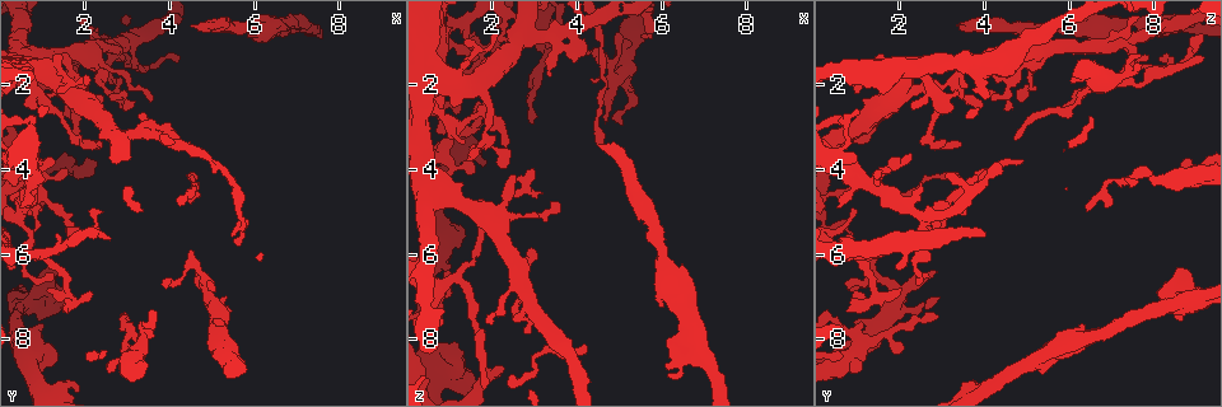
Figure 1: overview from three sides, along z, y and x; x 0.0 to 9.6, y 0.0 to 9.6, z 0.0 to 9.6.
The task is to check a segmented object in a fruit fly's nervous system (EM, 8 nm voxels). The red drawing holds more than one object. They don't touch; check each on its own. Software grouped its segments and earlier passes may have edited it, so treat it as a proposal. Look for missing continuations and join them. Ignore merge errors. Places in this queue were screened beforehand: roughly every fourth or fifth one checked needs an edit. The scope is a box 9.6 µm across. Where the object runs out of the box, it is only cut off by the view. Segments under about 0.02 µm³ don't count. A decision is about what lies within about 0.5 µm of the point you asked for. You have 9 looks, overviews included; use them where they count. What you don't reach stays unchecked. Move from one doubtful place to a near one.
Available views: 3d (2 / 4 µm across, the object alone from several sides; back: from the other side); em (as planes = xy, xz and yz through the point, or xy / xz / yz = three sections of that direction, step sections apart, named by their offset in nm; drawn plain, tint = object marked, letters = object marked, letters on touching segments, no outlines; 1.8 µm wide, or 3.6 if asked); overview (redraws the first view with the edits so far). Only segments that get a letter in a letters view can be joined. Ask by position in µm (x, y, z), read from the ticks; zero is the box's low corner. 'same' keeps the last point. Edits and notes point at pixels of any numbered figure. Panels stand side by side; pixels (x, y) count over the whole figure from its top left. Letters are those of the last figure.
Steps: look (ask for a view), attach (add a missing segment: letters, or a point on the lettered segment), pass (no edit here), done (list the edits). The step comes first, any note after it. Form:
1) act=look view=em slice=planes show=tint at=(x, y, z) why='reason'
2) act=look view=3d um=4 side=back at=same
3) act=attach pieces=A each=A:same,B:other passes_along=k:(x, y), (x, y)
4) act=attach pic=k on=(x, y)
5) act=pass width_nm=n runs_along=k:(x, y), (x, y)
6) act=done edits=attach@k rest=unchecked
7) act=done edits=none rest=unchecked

act=look view=em slice=planes show=tint at=(0.80, 1.30, 7.65) why='free end'

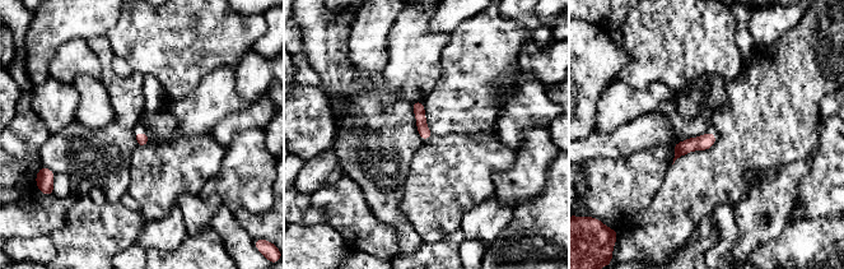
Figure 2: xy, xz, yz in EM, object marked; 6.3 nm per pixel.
act=look view=em slice=planes show=letters at=same why='see the neighbours'

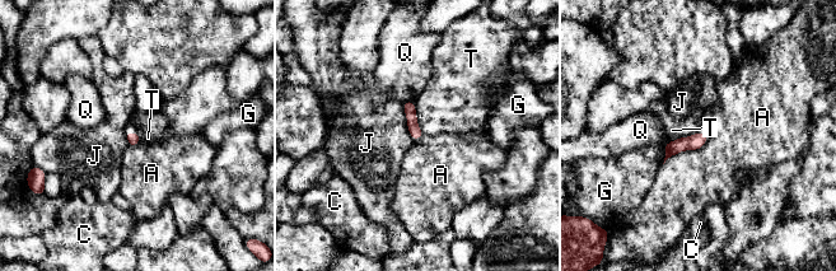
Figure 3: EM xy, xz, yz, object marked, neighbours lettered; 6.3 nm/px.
act=pass longest_contact=A:340nm each=A:other,C:other,G:other,J:other,Q:other,T:other found='none of them fits'

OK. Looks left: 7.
act=look view=3d um=4 at=(1.80, 3.30, 4.85) why='thin end'

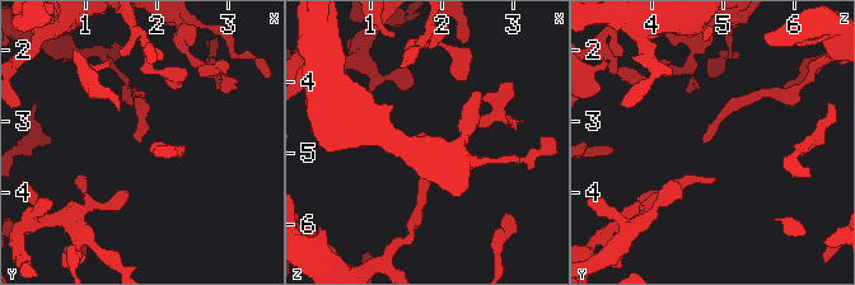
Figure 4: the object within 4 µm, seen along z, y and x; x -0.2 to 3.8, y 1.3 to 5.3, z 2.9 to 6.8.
act=look view=em um=3.6 slice=planes show=plain at=(1.85, 3.30, 4.80)

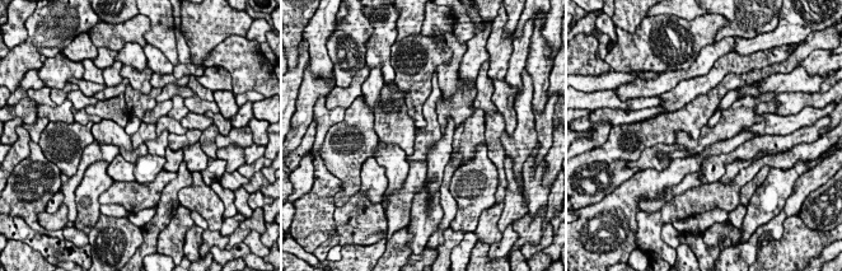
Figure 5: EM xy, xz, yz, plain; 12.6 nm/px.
act=look view=em um=3.6 slice=planes show=letters at=same

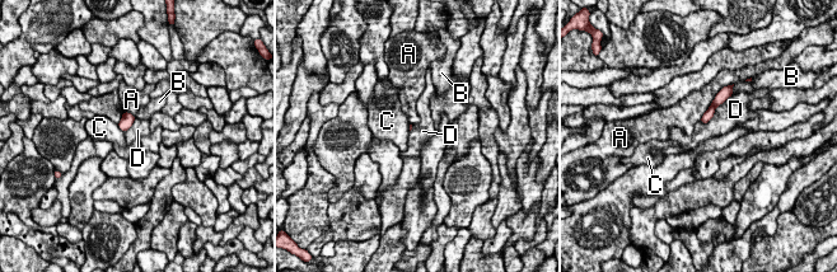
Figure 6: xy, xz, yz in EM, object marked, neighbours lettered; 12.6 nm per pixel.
act=pass longest_contact=D:480nm each=A:other,B:other,C:other,D:other runs_along=6:(721, 101), (711, 108), (704, 120) found='none of them fits'

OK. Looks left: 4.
act=look view=em um=3.6 slice=planes show=letters at=(4.55, 0.65, 3.45) why='an open end'

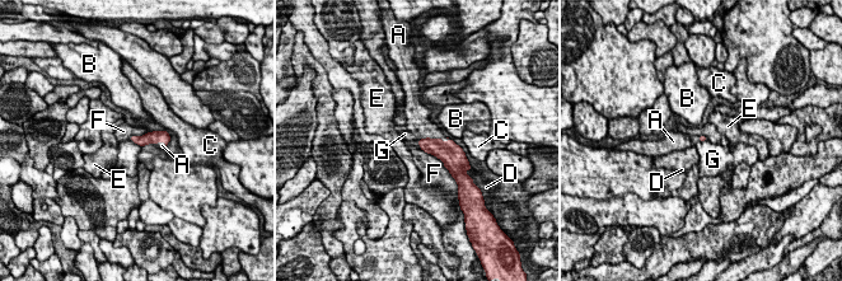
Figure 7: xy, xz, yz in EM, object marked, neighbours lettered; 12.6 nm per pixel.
act=attach pieces=A longest_contact=F:500nm each=A:same,B:other,C:other,D:other,E:other,F:other,G:other passes_along=7:(449, 153), (435, 139), (422, 125) found='it goes on there'

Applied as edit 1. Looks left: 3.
act=look view=overview

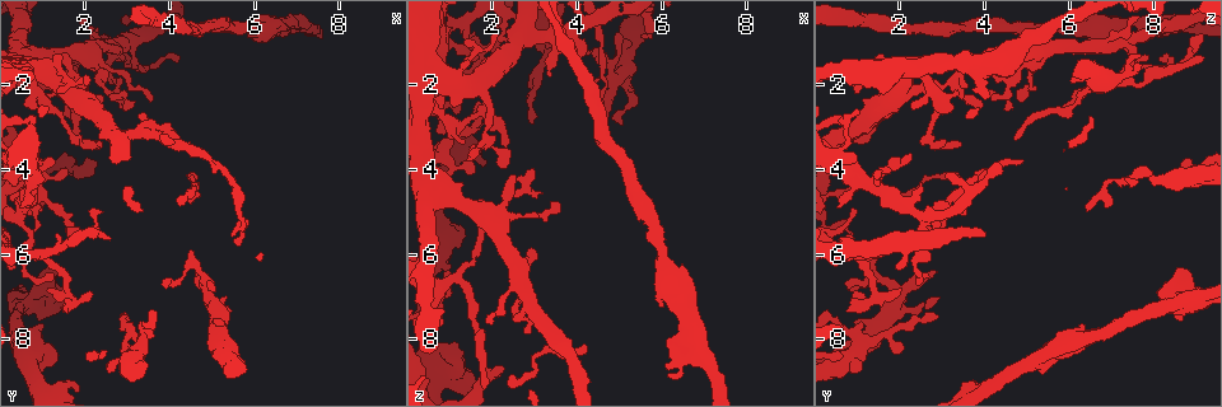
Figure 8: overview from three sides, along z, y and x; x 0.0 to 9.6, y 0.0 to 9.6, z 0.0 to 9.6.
act=look view=em slice=yz step=16 show=letters at=(2.35, 4.95, 0.90) why='free end'

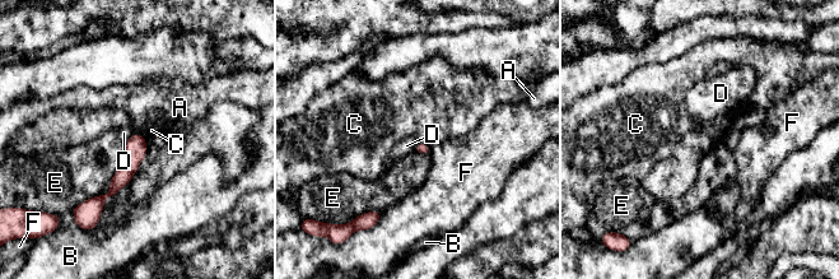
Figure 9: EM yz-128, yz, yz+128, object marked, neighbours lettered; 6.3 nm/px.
act=pass each=A:other,B:other,C:other,D:other,E:other,F:other border=9:(416, 142), (430, 145) found='none of them fits'

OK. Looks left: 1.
act=done edits=attach@7 rest=unchecked

